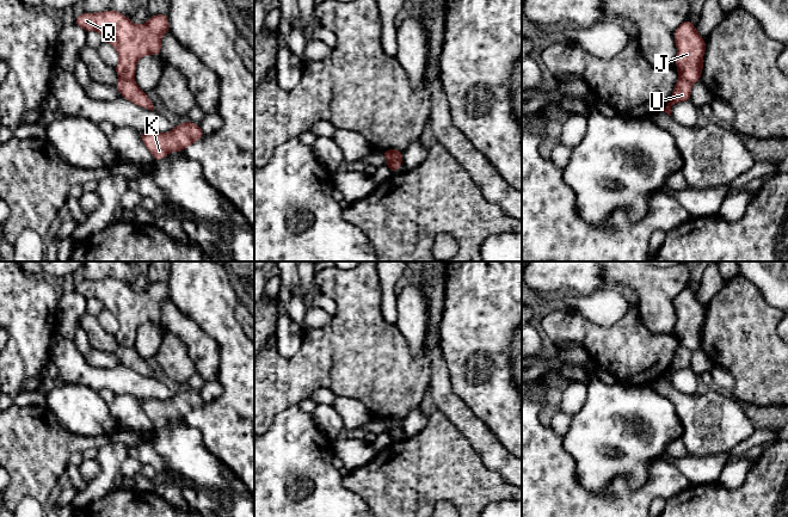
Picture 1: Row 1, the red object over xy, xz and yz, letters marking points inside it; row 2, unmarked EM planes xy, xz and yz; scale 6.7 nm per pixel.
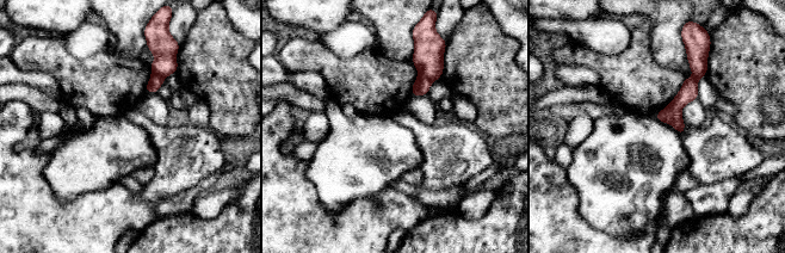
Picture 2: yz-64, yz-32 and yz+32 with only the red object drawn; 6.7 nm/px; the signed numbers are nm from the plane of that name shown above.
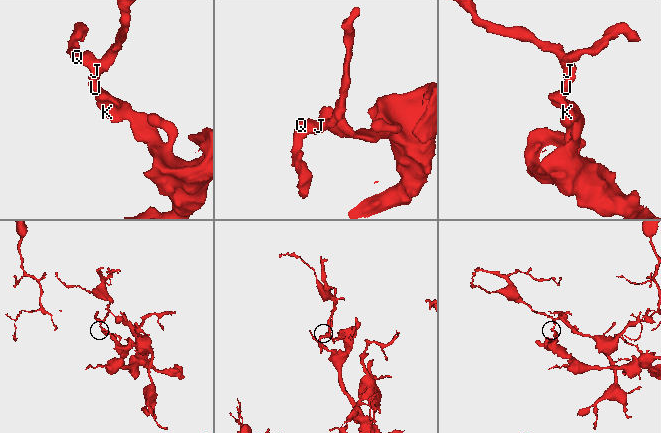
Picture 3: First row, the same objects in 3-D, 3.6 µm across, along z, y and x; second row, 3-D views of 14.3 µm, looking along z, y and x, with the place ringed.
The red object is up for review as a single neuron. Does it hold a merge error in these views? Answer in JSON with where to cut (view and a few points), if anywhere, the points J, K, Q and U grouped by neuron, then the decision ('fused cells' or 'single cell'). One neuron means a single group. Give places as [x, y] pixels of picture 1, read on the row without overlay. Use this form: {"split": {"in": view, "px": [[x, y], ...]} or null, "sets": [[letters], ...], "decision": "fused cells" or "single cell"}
{"split": {"in": "xy", "px": [[119, 345], [133, 346]]}, "sets": [["J", "Q"], ["K", "U"]], "decision": "fused cells"}

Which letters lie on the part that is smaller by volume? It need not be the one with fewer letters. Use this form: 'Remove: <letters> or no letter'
Remove: J, Q

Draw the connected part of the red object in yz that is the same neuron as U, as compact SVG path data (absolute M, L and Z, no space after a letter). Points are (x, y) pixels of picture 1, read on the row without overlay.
M679 344L677 347L675 356L672 358L672 363L664 376L664 380L671 383L671 374L673 371L681 370L681 369L687 369L690 368L691 364L691 353L692 351L684 345Z

